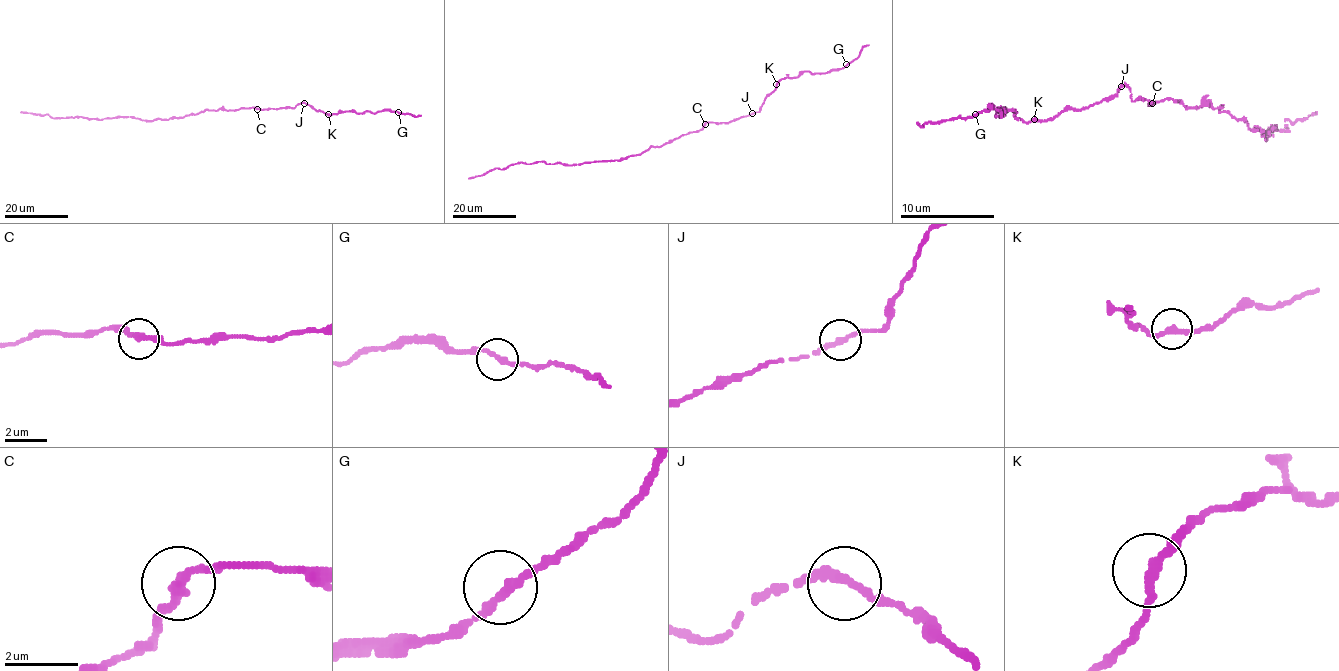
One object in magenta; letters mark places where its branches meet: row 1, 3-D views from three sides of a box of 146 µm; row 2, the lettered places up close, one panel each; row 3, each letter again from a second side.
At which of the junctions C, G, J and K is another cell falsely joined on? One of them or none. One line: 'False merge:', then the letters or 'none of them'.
False merge: none of them

